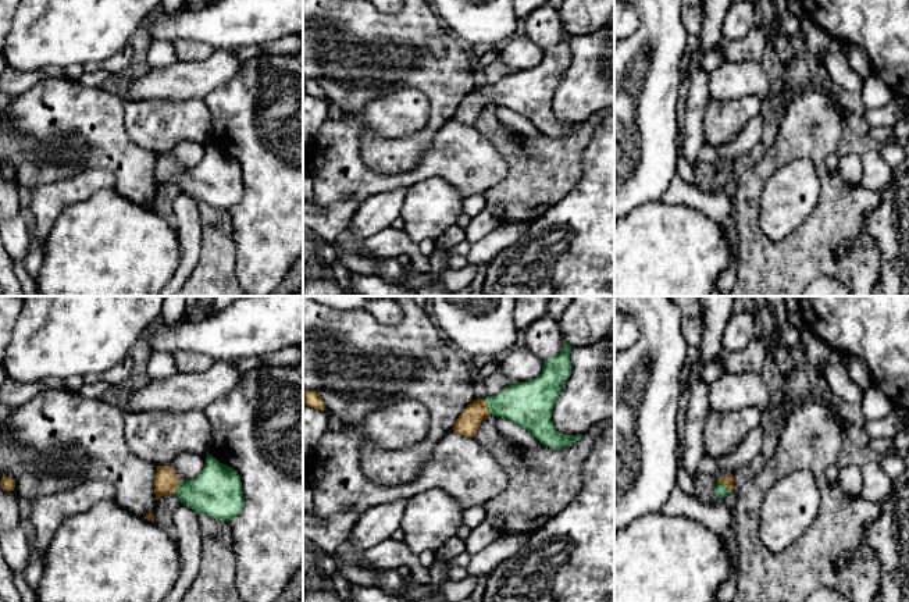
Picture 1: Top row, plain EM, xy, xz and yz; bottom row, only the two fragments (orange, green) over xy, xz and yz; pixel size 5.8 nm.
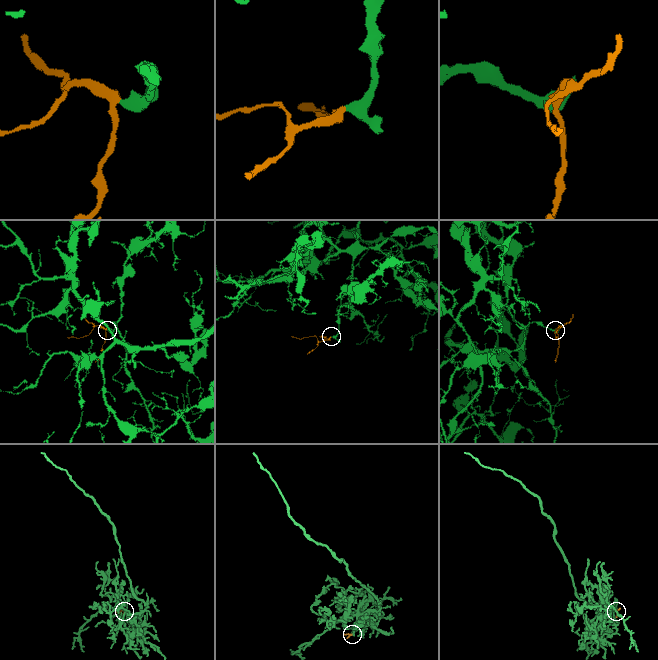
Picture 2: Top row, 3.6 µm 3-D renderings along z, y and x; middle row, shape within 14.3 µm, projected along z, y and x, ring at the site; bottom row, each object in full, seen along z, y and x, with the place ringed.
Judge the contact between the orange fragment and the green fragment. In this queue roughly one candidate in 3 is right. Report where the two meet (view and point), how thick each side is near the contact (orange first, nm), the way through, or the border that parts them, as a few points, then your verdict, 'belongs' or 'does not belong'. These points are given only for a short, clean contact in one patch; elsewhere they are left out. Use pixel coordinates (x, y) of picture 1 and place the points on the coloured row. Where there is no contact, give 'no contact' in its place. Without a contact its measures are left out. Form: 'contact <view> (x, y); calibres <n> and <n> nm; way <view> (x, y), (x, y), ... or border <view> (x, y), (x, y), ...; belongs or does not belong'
contact xz (485, 406); calibres 140 and 260 nm; way xz (467, 424), (485, 406), (528, 405); belongs

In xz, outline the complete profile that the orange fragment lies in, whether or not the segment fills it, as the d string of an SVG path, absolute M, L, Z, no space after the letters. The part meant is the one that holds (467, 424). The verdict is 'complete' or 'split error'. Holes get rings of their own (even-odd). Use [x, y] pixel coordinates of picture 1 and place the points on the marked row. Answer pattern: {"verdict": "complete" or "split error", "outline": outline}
{"verdict": "split error", "outline": "M564 338L563 345L560 355L543 361L539 377L516 382L495 396L470 403L459 416L453 431L464 437L474 437L481 423L493 414L523 427L550 449L562 449L581 439L582 434L559 434L552 421L557 396L571 374L573 346Z"}

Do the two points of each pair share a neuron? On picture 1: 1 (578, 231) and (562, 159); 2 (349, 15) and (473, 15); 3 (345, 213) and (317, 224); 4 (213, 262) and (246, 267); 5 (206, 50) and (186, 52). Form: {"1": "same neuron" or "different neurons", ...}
{"1": "different neurons", "2": "different neurons", "3": "same neuron", "4": "different neurons", "5": "same neuron"}

